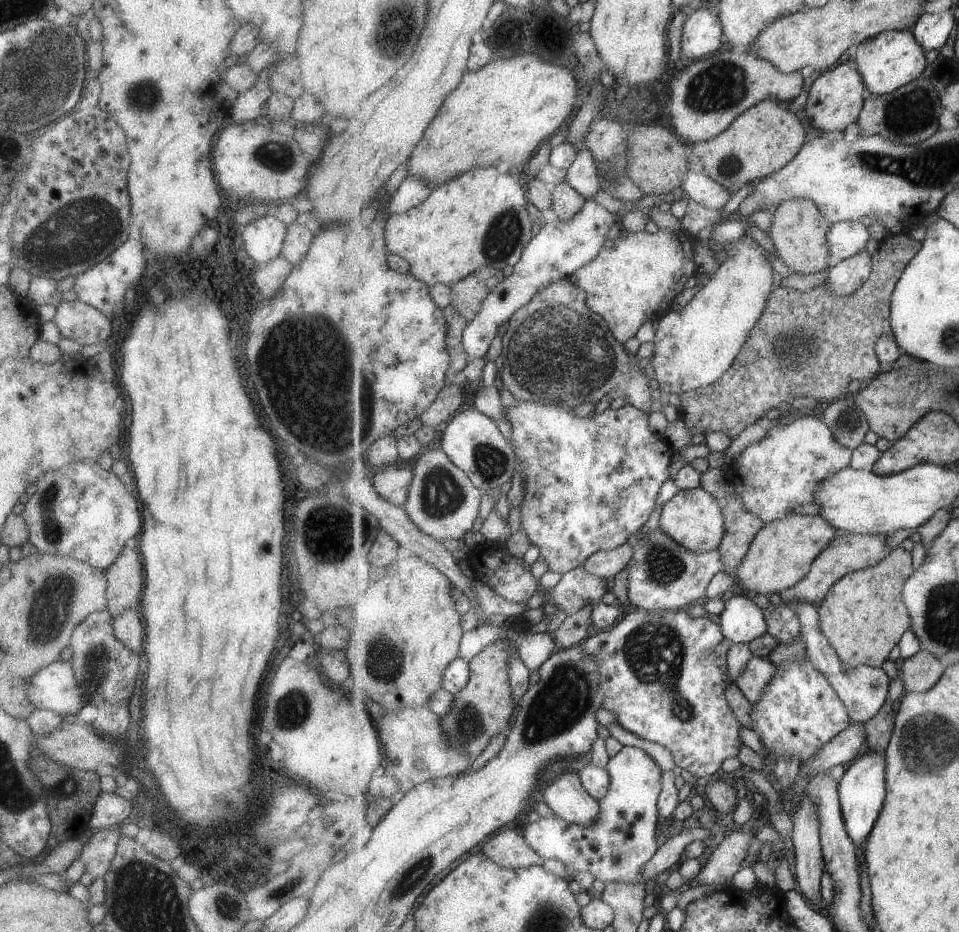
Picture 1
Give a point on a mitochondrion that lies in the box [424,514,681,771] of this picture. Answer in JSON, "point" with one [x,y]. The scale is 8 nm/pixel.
{"point":[566,696]}

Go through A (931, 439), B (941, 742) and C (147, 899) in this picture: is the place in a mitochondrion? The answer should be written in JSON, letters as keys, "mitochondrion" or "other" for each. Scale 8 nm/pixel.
{"A":"other","B":"mitochondrion","C":"mitochondrion"}

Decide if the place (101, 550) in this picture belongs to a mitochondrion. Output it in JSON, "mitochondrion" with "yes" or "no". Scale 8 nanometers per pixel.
{"mitochondrion":"no"}

